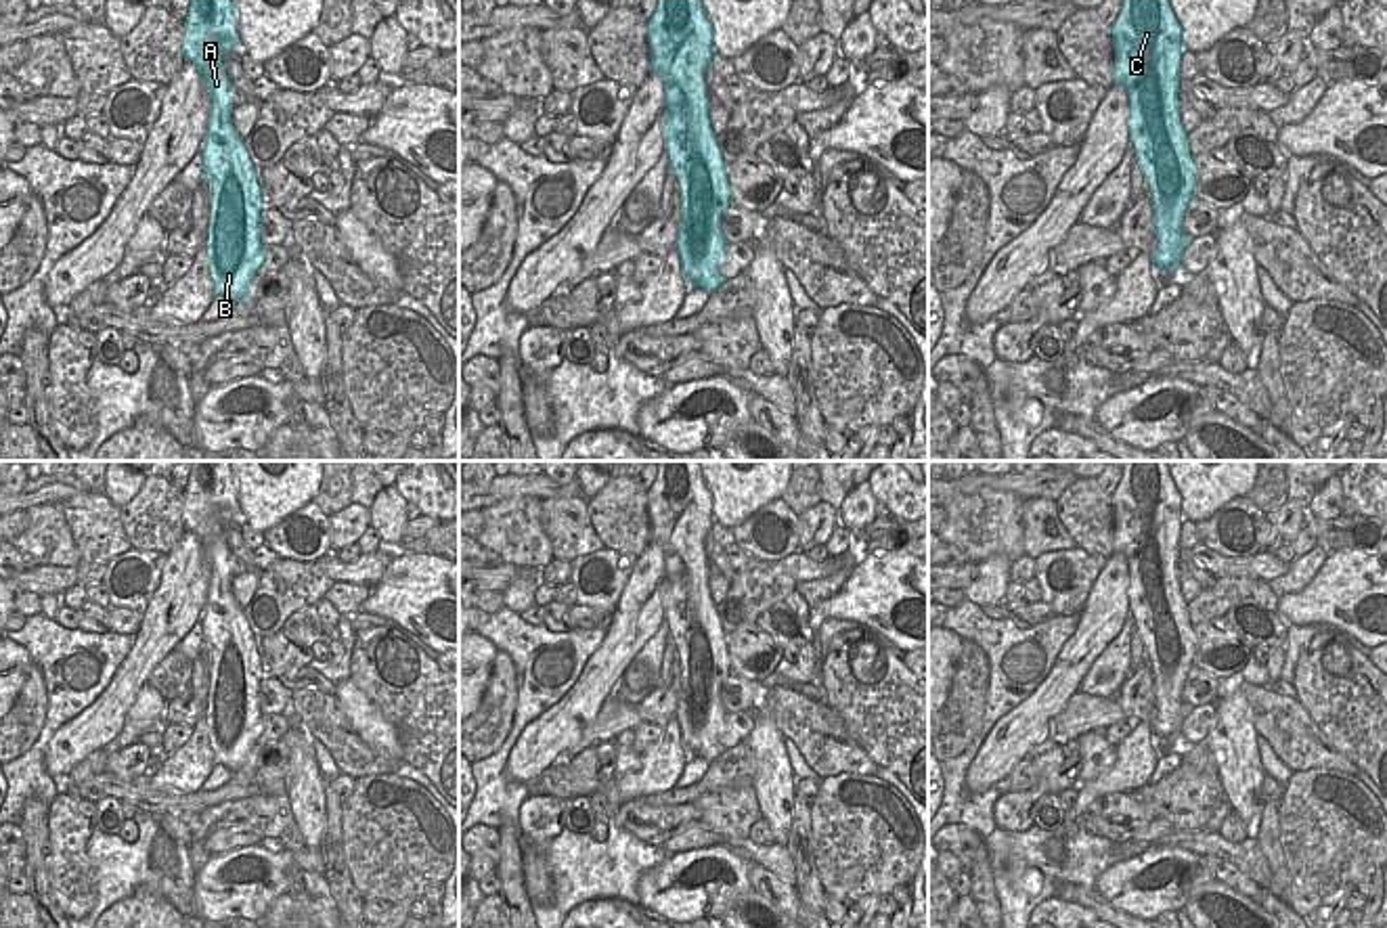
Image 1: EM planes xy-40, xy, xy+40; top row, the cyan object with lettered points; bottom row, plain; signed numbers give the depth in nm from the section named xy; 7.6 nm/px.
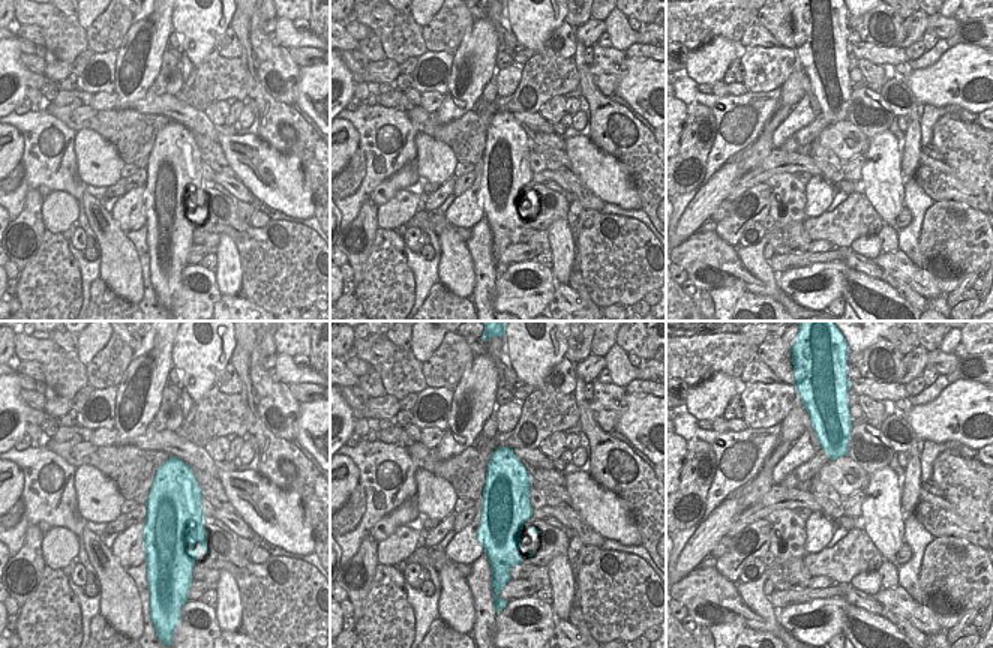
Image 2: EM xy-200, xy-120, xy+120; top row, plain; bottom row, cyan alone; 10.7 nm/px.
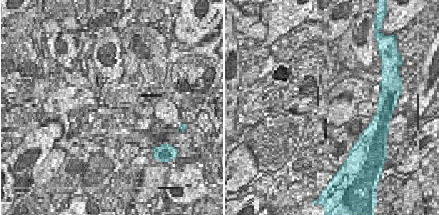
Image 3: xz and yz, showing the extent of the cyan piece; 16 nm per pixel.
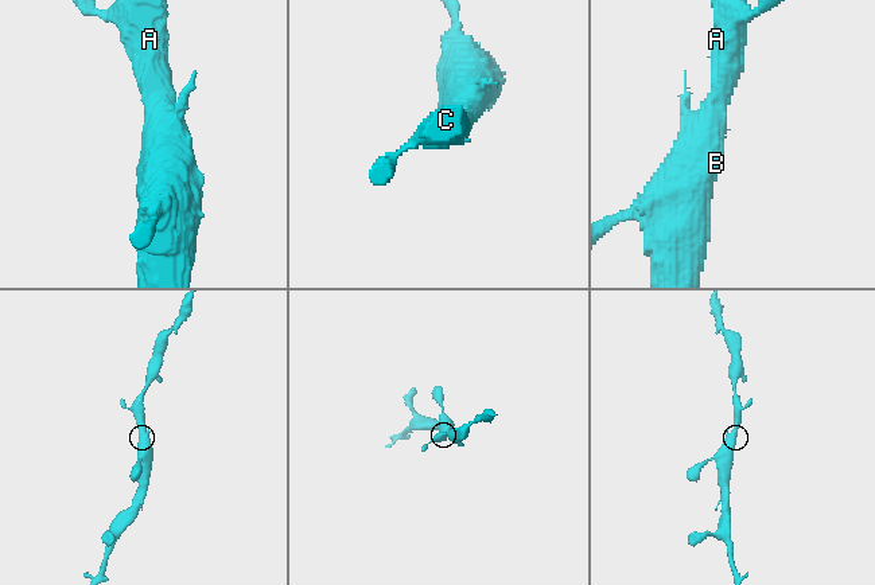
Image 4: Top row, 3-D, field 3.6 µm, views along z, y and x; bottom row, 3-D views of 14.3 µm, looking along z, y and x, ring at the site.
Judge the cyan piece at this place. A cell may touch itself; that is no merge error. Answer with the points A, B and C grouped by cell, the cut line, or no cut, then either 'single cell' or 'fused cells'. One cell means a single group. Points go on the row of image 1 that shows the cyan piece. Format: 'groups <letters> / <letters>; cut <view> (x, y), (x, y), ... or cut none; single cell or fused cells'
groups A B C; cut none; single cell

